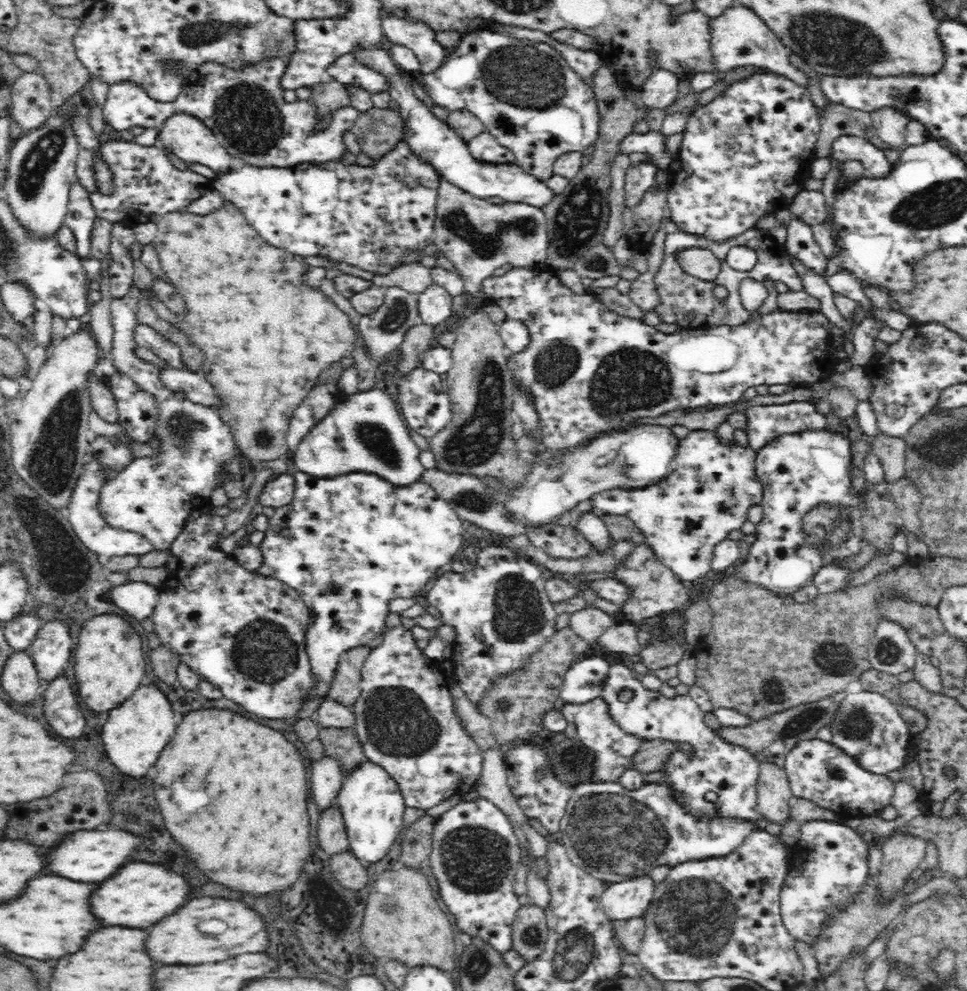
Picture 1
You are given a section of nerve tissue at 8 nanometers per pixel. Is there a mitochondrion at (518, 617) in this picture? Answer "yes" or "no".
yes

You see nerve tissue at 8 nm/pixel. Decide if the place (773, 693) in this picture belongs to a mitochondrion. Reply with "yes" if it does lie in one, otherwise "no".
yes

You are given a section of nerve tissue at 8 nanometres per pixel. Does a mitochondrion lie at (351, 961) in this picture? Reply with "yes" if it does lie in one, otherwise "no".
no

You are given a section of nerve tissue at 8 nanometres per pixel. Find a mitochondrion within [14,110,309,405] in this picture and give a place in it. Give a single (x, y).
(44, 153)

